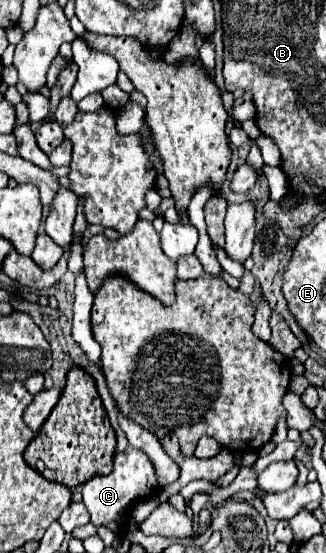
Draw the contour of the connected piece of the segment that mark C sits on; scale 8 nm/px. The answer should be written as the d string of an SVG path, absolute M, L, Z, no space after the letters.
M127 446L123 452L115 454L113 472L109 476L95 476L87 484L81 486L83 504L87 506L91 514L91 522L95 526L107 526L115 534L123 534L123 526L127 522L127 508L143 498L153 496L159 490L155 468L151 464L151 458L147 458L145 452L139 452L139 448Z

